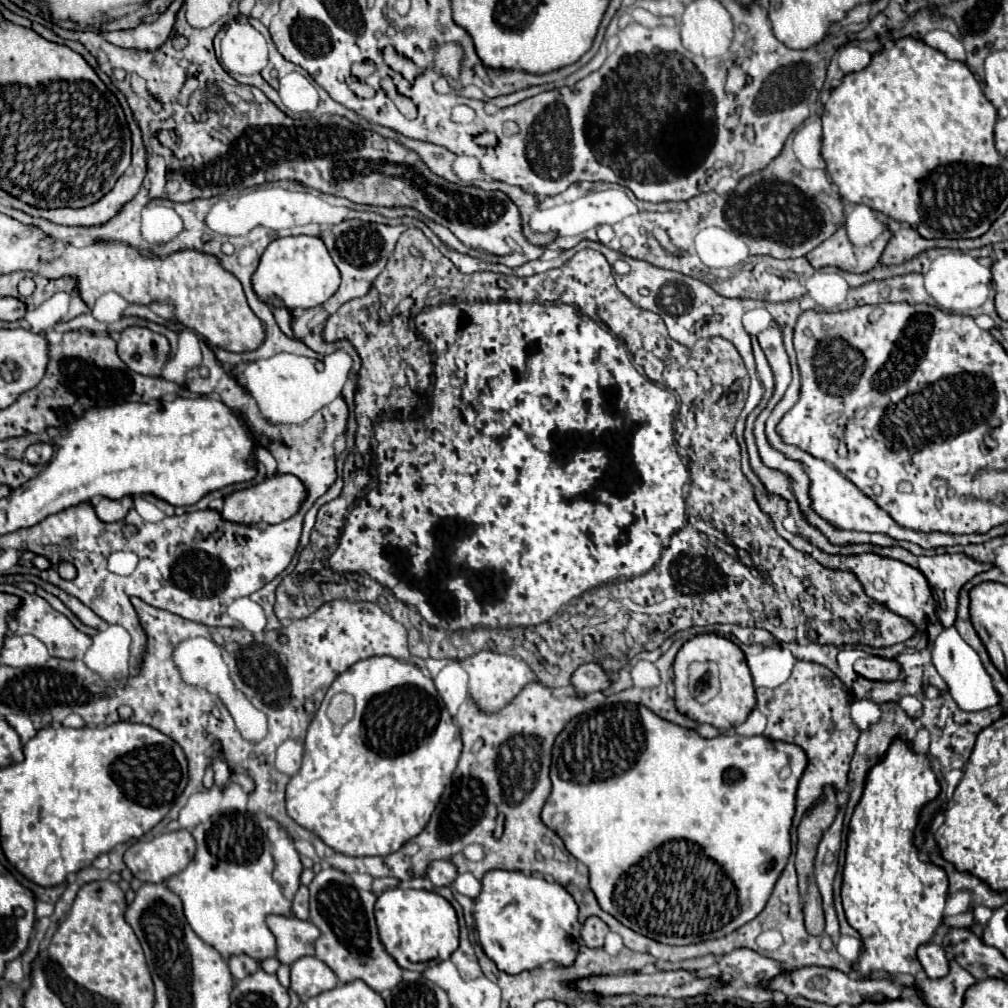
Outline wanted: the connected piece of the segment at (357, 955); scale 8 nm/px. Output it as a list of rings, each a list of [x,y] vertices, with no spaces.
[[[323,868],[315,874],[309,884],[309,918],[321,930],[321,938],[315,942],[317,958],[325,962],[341,984],[363,980],[371,990],[383,992],[393,990],[401,982],[399,964],[385,952],[377,924],[373,916],[373,906],[377,896],[367,890],[355,888],[351,878],[337,868]]]

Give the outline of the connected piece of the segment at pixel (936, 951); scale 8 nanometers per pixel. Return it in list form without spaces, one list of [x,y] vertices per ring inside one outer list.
[[[927,942],[927,944],[919,946],[917,958],[919,958],[919,962],[921,962],[921,966],[929,978],[941,978],[949,972],[947,956],[939,944]]]

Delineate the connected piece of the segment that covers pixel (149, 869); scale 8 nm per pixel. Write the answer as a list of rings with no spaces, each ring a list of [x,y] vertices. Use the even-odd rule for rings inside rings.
[[[175,830],[161,834],[149,842],[135,842],[125,852],[125,864],[131,870],[131,874],[141,882],[163,882],[165,878],[181,872],[193,860],[193,856],[195,856],[195,838],[191,836],[191,832]]]

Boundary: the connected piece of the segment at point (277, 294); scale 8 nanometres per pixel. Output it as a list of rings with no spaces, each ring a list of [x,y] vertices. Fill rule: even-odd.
[[[317,236],[275,238],[263,252],[253,274],[253,288],[271,308],[313,308],[329,300],[339,288],[341,272],[331,260],[327,246]]]

